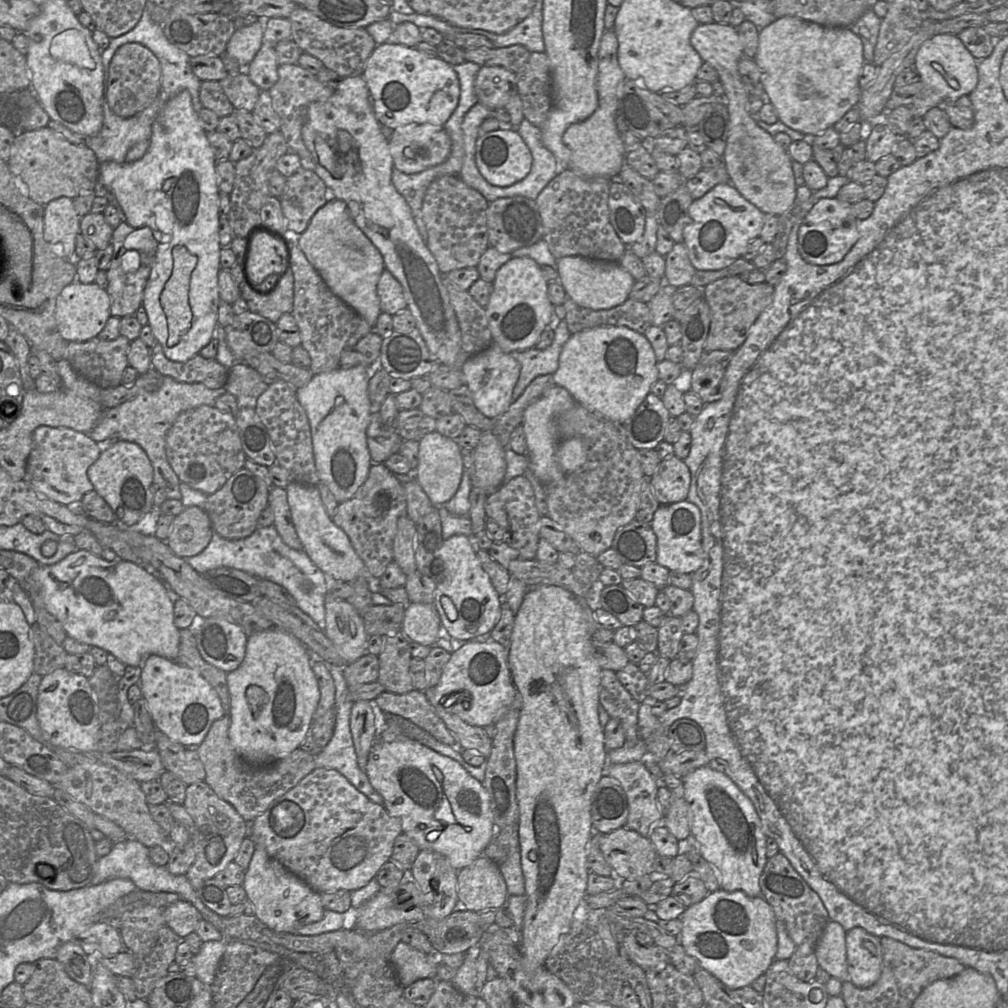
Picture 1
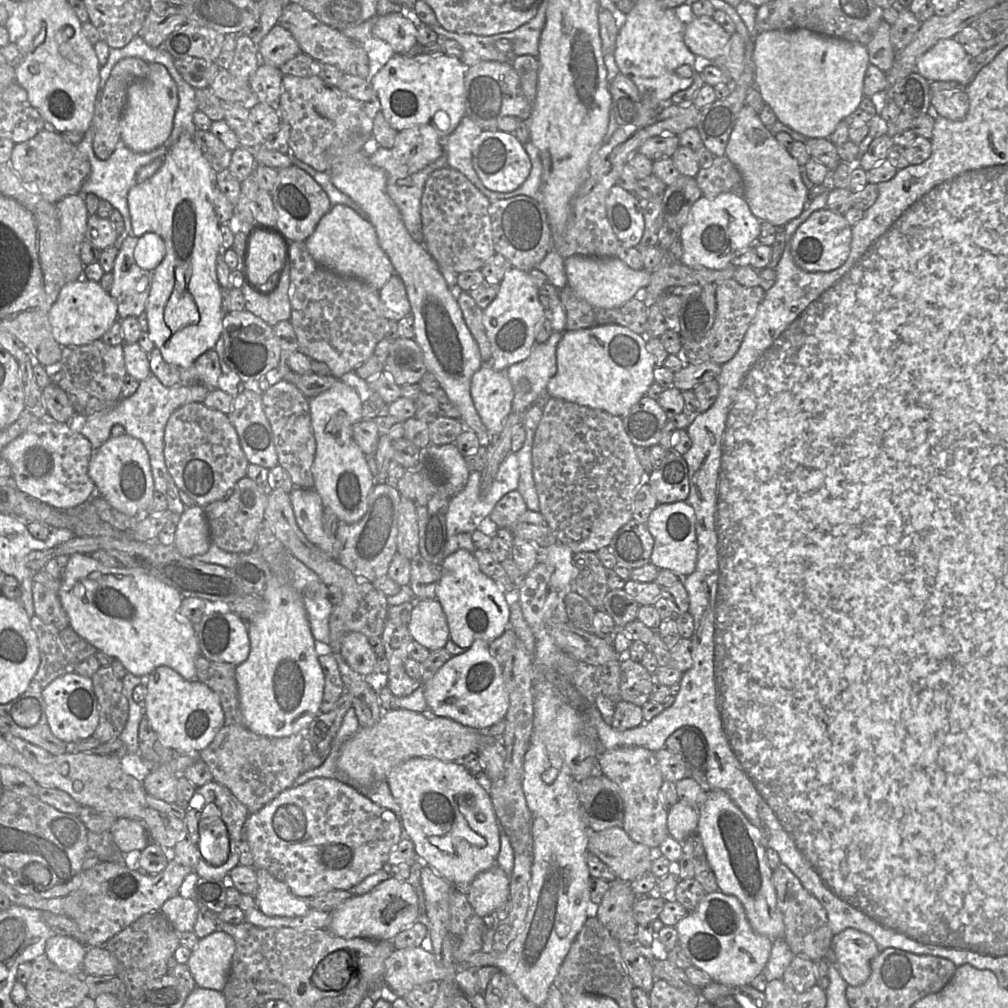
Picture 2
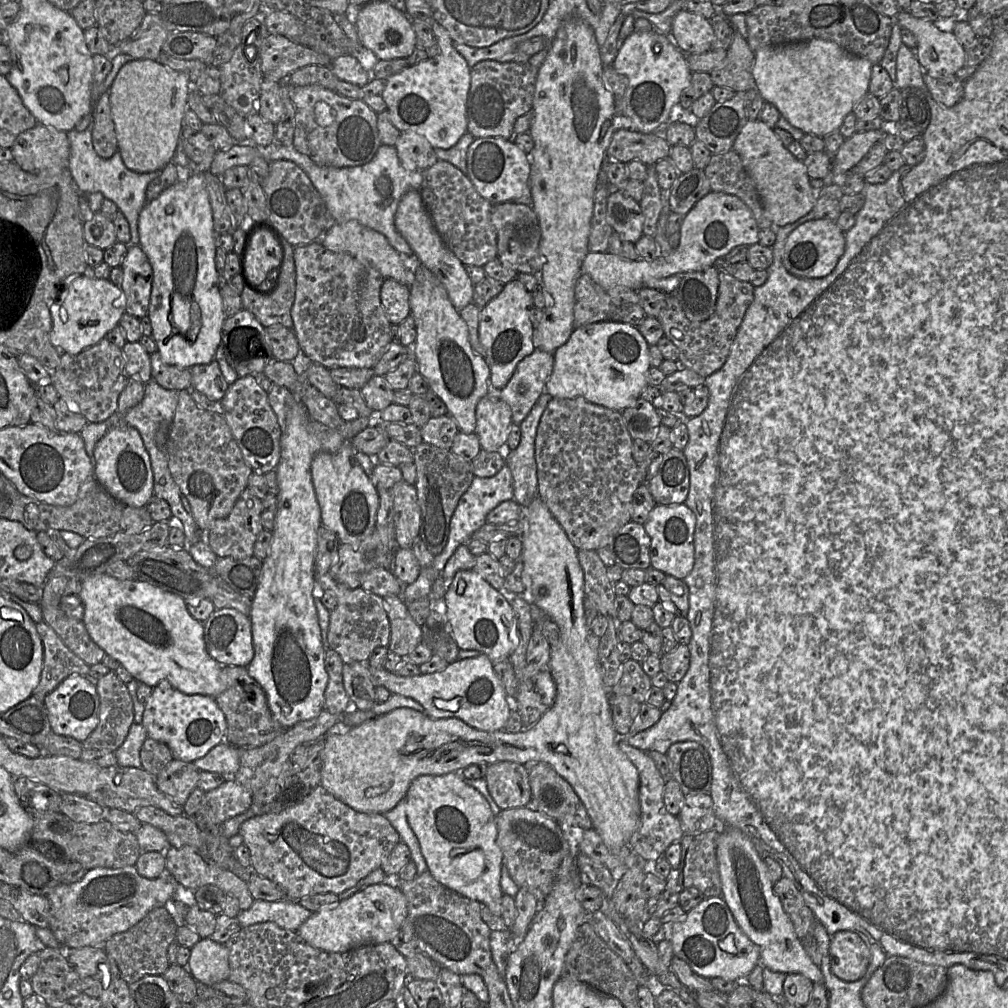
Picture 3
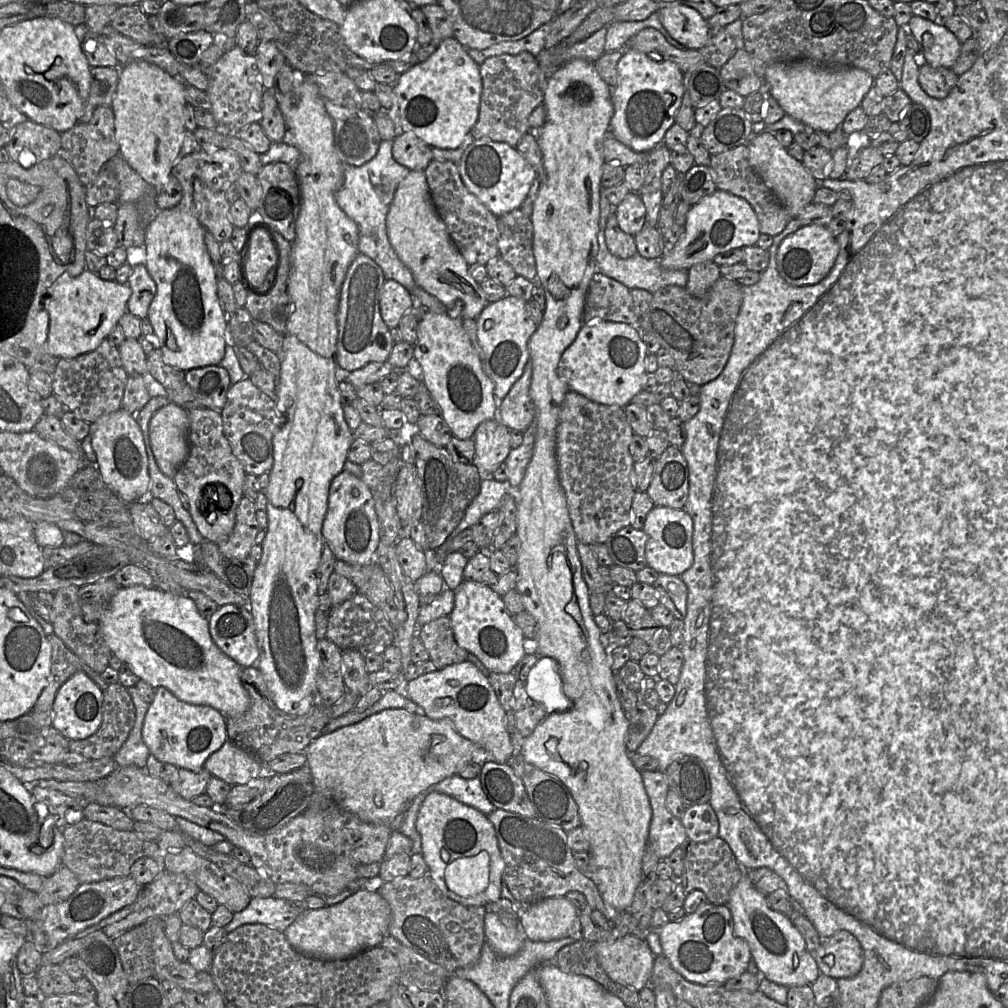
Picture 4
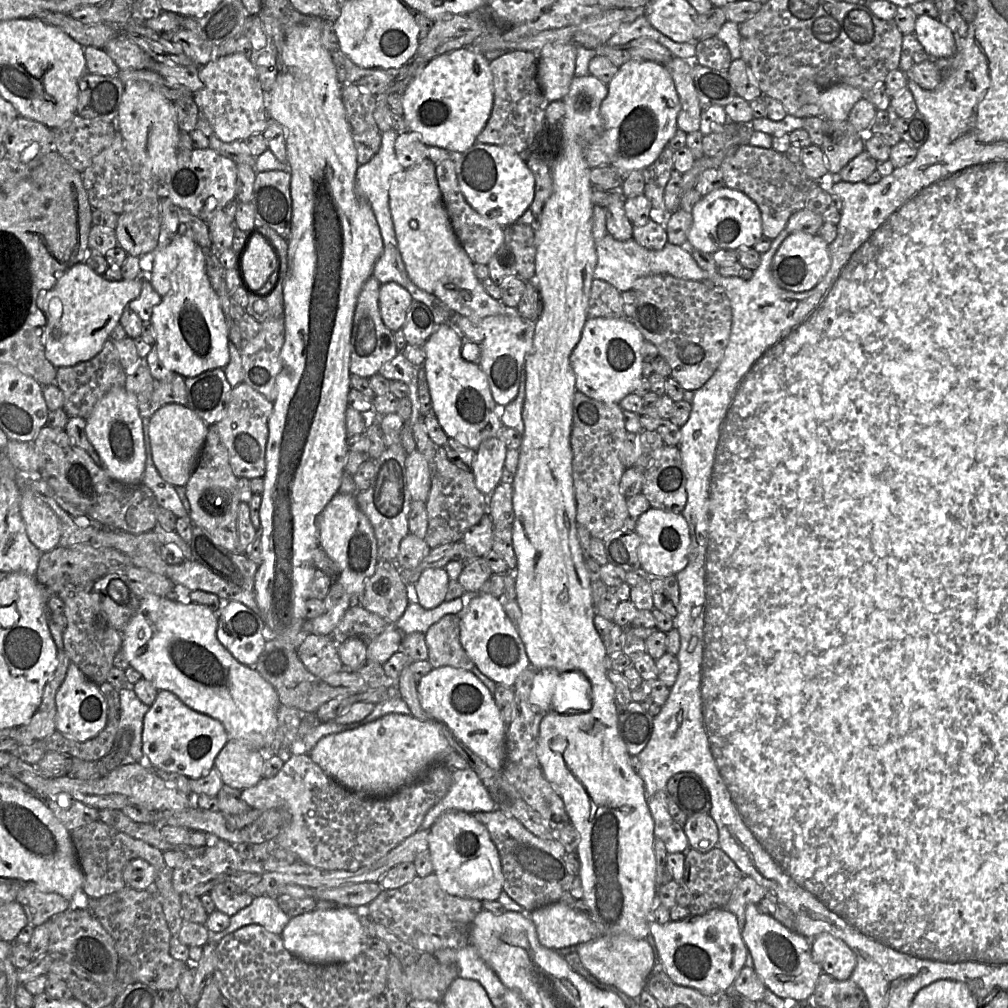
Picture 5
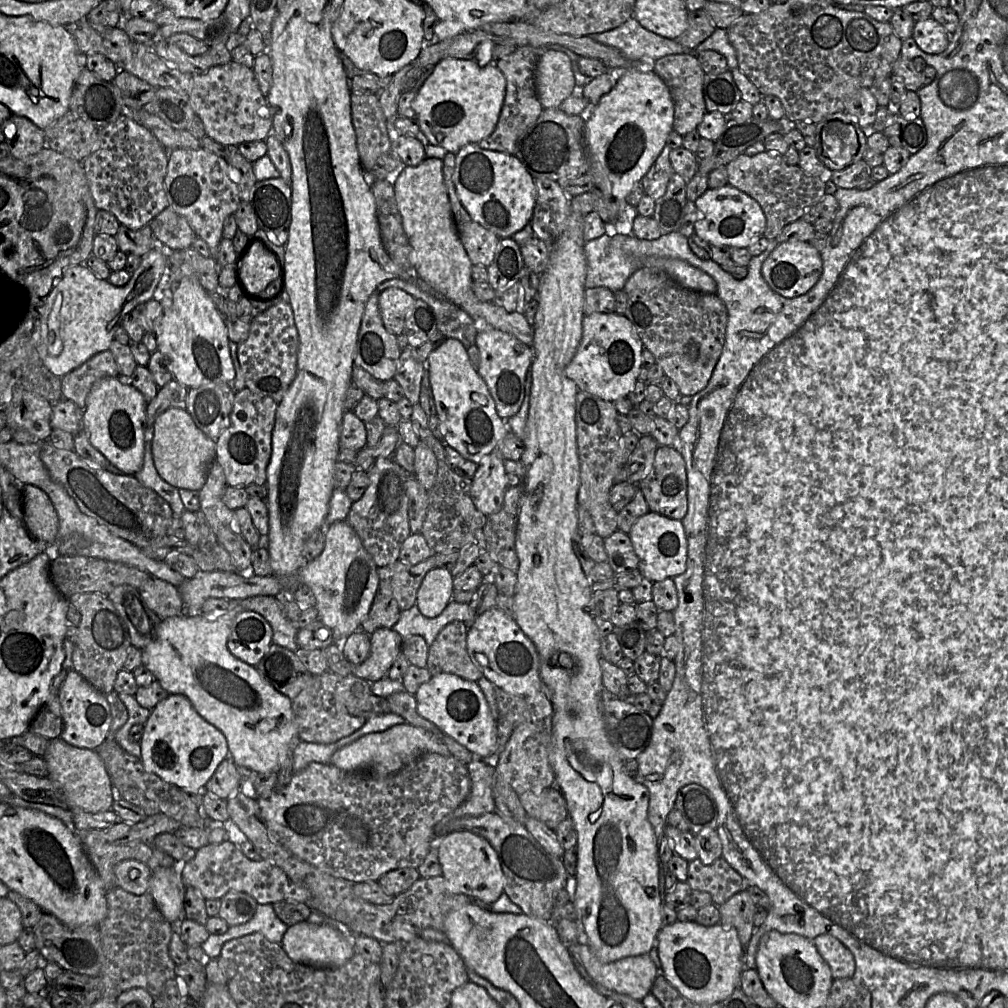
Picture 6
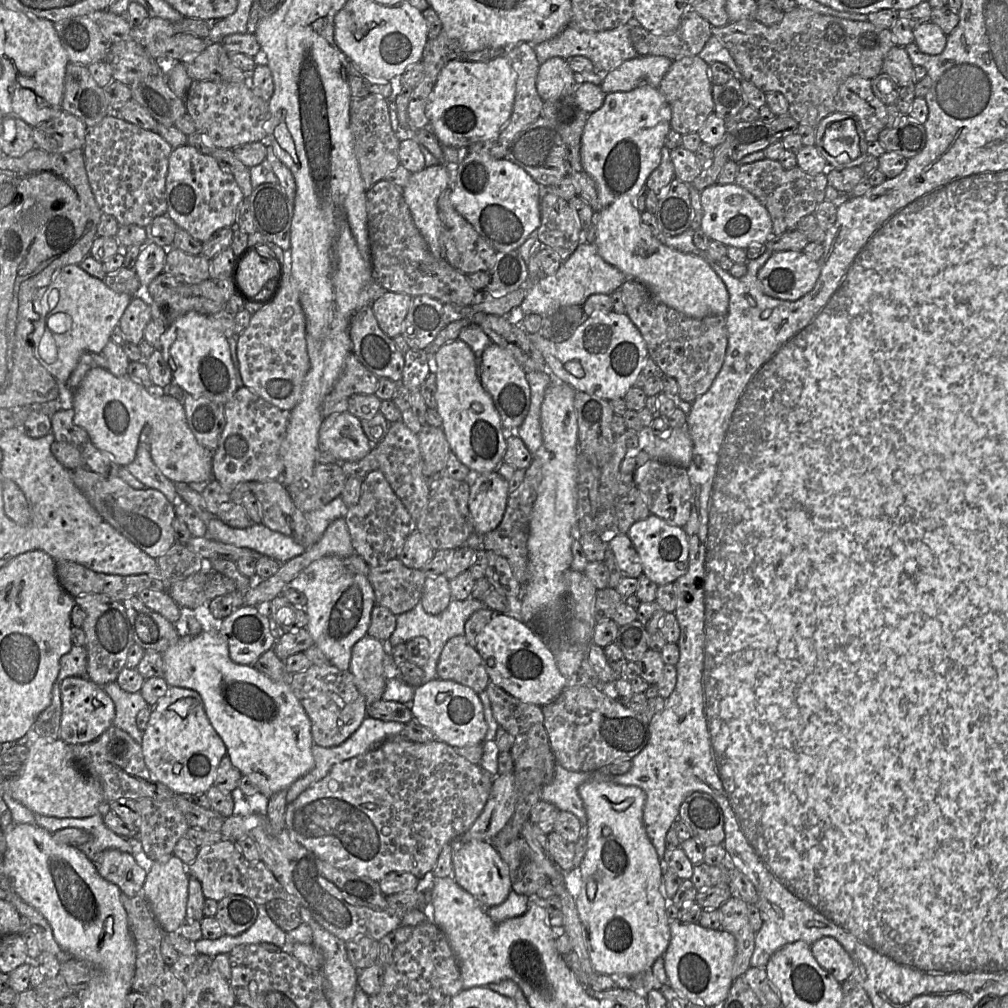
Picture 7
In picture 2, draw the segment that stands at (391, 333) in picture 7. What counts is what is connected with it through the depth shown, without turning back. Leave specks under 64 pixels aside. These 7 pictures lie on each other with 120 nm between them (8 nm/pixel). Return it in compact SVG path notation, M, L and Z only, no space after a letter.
M393 274L379 290L379 305L385 318L398 322L410 315L411 306L402 279Z

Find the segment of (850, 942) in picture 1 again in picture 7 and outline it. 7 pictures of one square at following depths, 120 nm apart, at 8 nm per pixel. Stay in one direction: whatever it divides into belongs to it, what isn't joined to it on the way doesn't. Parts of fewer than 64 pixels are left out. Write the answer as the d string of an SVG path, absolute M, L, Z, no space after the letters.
M825 936L816 940L810 950L818 964L839 983L852 977L854 963L843 946L833 937Z

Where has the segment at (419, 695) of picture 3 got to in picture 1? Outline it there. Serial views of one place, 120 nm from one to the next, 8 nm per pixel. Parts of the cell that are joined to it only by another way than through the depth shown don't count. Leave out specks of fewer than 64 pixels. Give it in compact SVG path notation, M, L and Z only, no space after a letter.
M482 635L466 642L461 648L454 651L450 660L445 664L439 682L433 687L433 695L441 702L443 696L464 693L469 696L468 701L457 702L446 707L447 712L457 715L461 720L472 726L485 727L496 724L500 718L508 712L516 694L516 688L512 682L512 676L508 667L508 652L498 642L490 638L490 635Z

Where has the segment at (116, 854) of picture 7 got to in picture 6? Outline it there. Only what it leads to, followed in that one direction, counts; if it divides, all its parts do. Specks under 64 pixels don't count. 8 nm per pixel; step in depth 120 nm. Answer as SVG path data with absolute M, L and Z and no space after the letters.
M126 859L114 867L116 885L134 895L142 895L148 891L152 870L144 863Z

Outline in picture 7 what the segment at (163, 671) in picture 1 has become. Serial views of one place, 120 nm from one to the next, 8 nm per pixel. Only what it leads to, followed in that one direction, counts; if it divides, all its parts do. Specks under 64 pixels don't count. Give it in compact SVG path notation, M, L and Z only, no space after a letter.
M168 685L166 694L151 708L141 747L144 762L152 777L178 794L205 793L213 786L216 769L227 750L206 715L201 696L192 689Z

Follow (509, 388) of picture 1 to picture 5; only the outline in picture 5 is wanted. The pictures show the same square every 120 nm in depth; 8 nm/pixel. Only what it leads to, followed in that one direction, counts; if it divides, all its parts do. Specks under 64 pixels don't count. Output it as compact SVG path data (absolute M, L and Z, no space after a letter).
M499 436L484 440L477 448L472 473L476 487L484 495L491 495L500 483L507 451Z

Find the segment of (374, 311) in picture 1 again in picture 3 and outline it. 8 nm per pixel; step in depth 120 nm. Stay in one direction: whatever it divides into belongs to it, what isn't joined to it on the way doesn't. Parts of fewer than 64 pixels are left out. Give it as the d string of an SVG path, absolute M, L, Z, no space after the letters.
M355 220L334 223L323 235L321 243L331 251L347 253L353 257L367 261L381 273L384 279L394 279L407 287L413 284L415 270L421 264L416 255L412 255L411 258L400 256L383 234L363 226Z

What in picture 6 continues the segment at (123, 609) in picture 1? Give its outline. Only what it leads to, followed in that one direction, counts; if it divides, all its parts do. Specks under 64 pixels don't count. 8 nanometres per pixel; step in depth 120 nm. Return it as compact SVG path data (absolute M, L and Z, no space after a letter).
M230 600L228 609L225 609L225 611L207 613L206 616L204 614L192 617L178 615L162 619L158 626L155 639L142 649L142 664L153 674L154 678L159 681L164 690L166 690L169 694L182 694L186 696L198 714L223 733L227 740L229 757L237 766L247 767L253 772L275 772L278 774L288 755L289 743L291 739L297 735L297 727L292 710L292 700L278 692L269 683L267 683L260 676L254 666L239 660L228 650L227 640L230 634L232 622L237 614L244 610L243 607L239 605L239 601L240 600Z

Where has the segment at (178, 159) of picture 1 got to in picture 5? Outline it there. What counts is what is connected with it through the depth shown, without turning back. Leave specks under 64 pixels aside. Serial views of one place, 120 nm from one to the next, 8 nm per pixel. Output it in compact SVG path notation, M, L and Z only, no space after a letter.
M188 236L175 237L165 246L158 247L150 258L144 259L143 274L161 297L160 303L153 308L150 322L155 334L154 345L157 347L158 358L164 366L184 378L215 368L223 369L230 360L228 330L219 296L207 275L202 247Z

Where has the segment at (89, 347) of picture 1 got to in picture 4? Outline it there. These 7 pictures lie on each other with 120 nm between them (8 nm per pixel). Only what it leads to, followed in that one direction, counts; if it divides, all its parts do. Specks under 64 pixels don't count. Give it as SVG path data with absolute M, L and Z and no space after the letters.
M107 338L92 352L75 358L58 359L52 375L53 394L66 410L91 424L101 416L121 409L128 376L121 361L119 347Z

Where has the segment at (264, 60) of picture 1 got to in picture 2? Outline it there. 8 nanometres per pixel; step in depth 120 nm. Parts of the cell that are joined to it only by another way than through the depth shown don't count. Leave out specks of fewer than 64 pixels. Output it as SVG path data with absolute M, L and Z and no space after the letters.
M261 63L250 78L250 88L259 102L267 103L278 111L282 91L282 77L279 68Z

